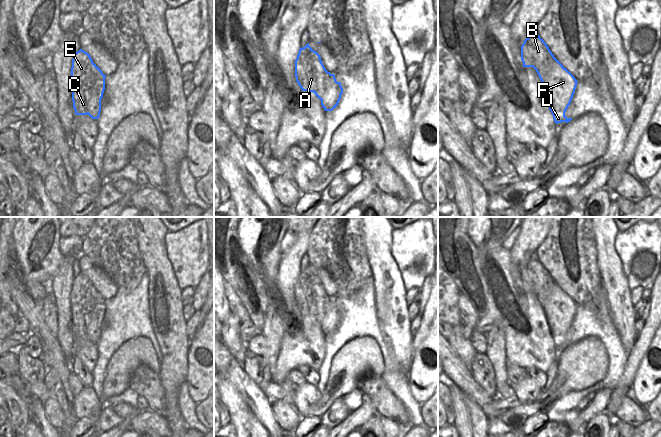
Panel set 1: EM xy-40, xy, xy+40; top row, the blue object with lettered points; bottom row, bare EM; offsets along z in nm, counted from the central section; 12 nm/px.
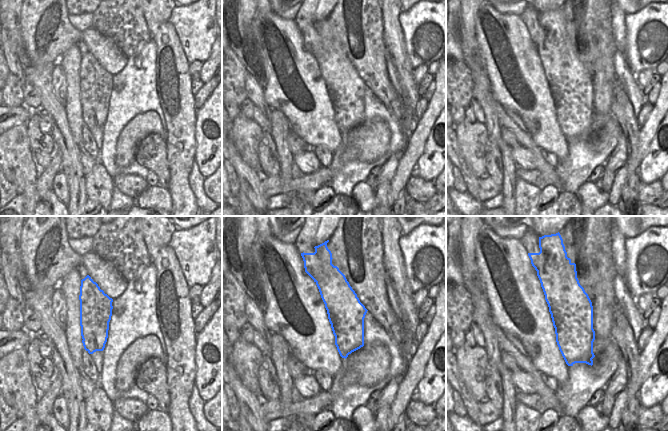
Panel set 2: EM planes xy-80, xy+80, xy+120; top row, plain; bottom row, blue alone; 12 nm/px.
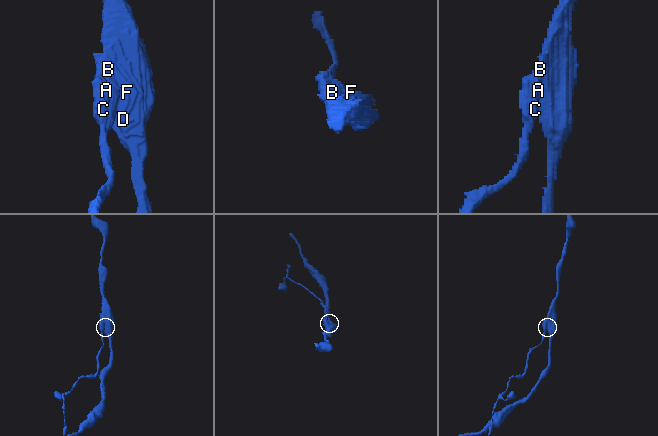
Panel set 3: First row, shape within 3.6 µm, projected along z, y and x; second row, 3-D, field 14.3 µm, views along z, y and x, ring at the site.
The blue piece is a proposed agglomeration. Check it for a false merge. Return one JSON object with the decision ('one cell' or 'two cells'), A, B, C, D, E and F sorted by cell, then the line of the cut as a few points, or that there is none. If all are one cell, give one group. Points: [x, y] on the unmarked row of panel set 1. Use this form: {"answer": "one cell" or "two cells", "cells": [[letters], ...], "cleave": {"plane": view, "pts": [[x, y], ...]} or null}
{"answer": "two cells", "cells": [["A", "C", "E"], ["B", "D", "F"]], "cleave": {"plane": "xy+40", "pts": [[522, 269], [531, 277], [536, 295]]}}

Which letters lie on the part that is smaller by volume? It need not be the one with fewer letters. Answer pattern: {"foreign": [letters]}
{"foreign": ["A", "C", "E"]}

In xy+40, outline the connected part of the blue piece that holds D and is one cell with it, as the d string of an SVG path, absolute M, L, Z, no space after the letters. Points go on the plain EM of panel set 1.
M536 255L524 264L522 270L527 270L532 277L531 282L537 288L537 298L544 310L548 331L556 348L570 346L565 336L571 327L577 304L554 281L547 268Z

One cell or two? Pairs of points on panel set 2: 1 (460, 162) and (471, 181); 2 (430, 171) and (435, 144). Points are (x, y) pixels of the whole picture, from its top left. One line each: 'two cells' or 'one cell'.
1: one cell
2: one cell

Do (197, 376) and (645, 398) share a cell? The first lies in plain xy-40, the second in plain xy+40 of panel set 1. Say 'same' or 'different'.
same

